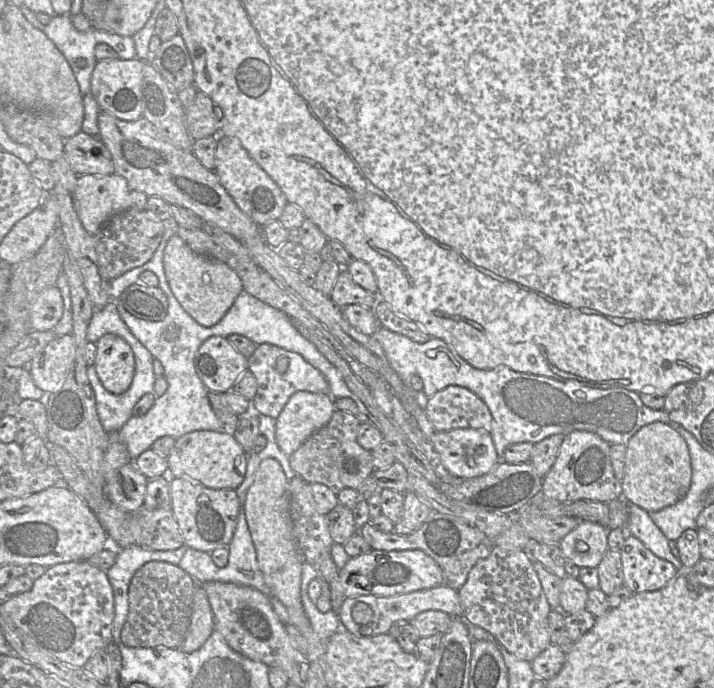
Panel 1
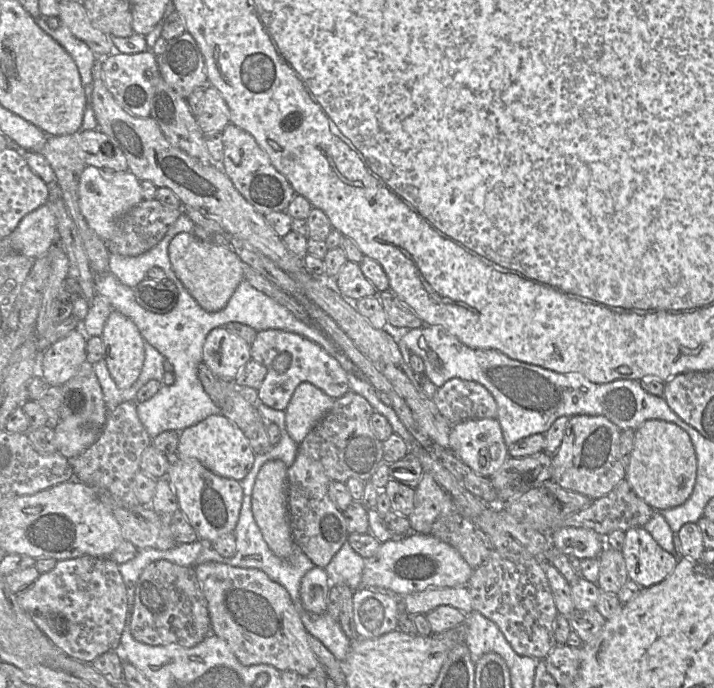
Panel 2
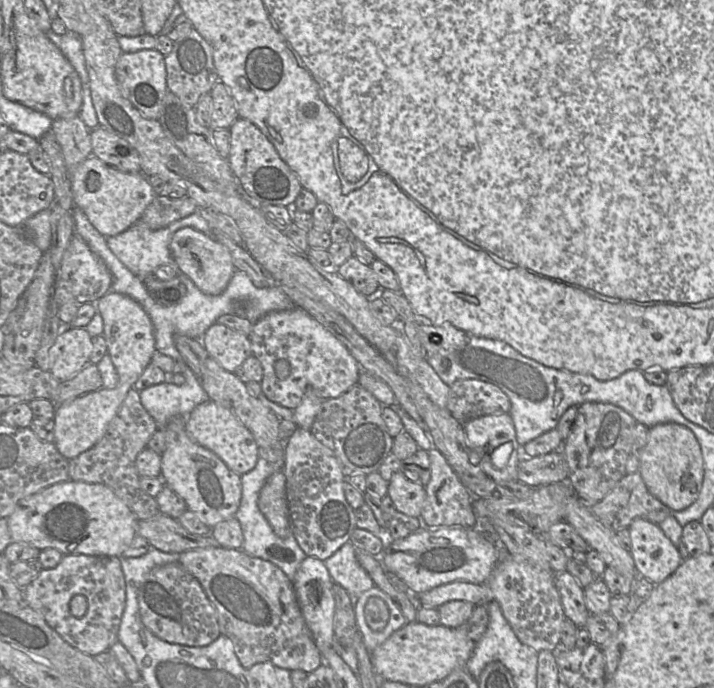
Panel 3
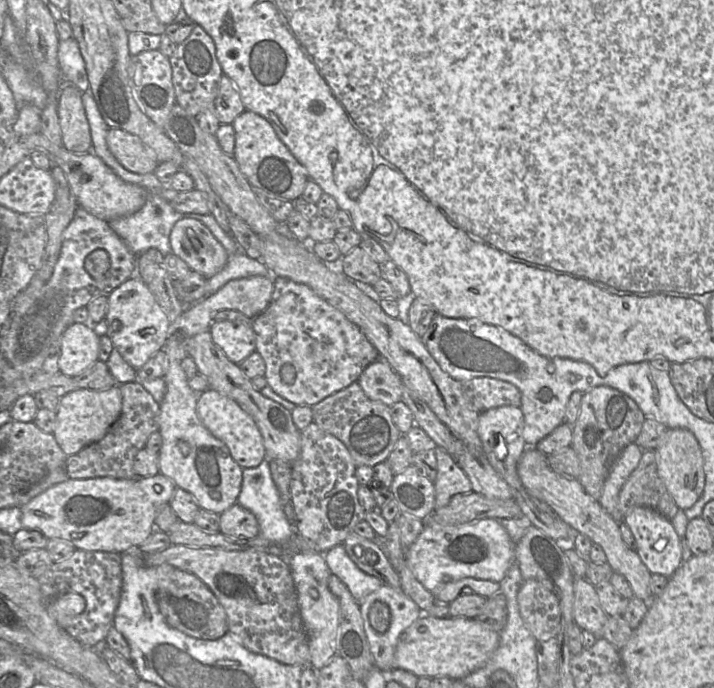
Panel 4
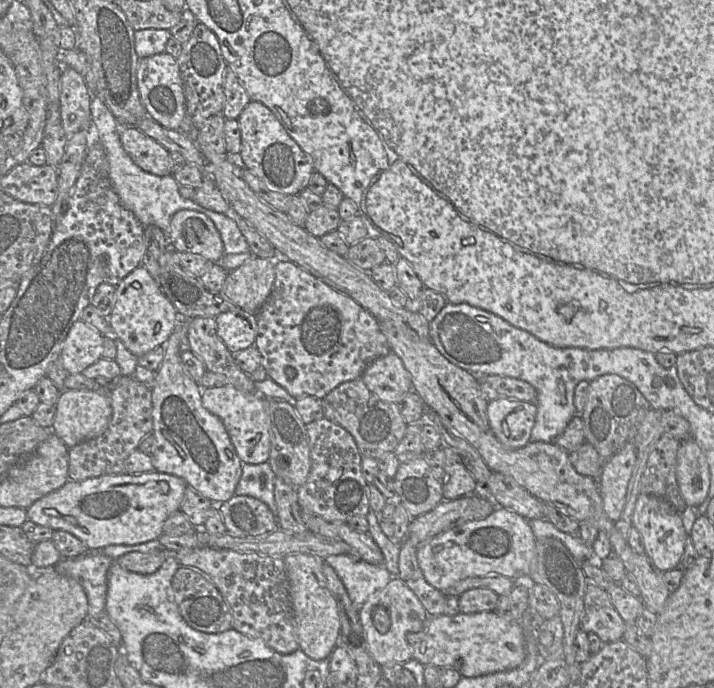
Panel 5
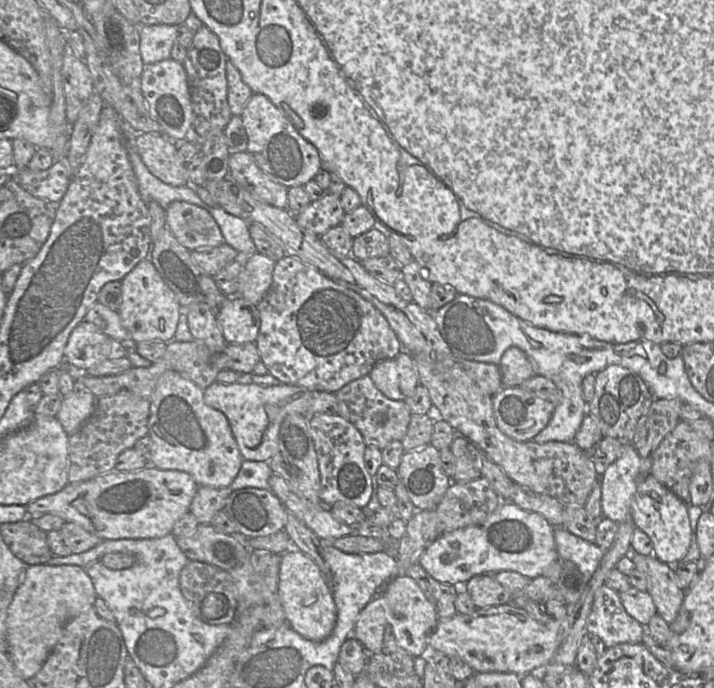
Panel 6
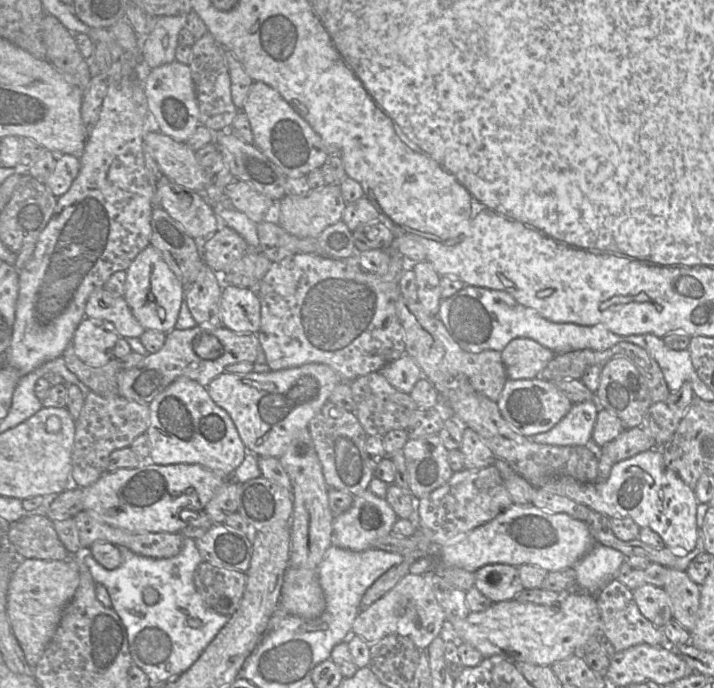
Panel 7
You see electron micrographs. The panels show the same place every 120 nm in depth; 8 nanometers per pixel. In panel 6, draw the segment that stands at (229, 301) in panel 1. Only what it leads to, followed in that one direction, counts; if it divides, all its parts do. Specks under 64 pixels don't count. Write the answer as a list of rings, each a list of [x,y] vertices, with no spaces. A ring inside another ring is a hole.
[[[173,201],[166,210],[166,224],[178,242],[190,251],[213,248],[224,242],[212,215],[186,201]]]

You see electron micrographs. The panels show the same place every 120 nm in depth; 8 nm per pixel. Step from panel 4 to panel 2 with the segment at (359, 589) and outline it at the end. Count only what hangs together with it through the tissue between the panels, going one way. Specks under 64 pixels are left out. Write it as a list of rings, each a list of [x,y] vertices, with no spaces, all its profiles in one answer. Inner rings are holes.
[[[346,541],[324,568],[333,585],[345,585],[357,590],[362,585],[364,558]]]

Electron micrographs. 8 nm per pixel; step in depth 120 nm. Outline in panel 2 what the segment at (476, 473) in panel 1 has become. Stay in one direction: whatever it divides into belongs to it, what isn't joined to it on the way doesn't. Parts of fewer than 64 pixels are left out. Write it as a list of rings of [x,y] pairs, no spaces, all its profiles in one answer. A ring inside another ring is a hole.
[[[496,418],[467,420],[453,425],[449,449],[483,477],[491,477],[509,458],[509,448]]]

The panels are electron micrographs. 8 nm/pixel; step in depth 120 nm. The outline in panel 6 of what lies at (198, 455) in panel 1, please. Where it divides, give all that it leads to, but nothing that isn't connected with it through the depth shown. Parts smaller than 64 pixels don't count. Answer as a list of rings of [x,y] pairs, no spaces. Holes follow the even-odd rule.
[[[215,381],[204,389],[204,402],[225,414],[243,459],[269,462],[278,450],[278,435],[282,421],[291,413],[310,417],[309,408],[314,392],[319,391],[284,383],[262,386],[251,382],[224,384]]]

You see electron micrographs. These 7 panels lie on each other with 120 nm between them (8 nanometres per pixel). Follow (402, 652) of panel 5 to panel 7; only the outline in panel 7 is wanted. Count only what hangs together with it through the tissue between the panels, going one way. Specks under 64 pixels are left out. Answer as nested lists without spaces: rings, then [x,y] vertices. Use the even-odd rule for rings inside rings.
[[[408,573],[383,597],[360,610],[351,632],[367,643],[377,642],[390,634],[398,634],[408,637],[419,650],[426,651],[437,636],[446,633],[446,628],[445,613],[425,576]]]

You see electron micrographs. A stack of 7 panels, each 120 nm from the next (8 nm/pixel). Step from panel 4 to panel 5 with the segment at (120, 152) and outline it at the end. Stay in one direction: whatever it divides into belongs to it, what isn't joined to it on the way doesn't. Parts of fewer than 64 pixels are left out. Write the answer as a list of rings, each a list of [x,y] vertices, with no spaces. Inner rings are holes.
[[[122,127],[120,139],[133,162],[146,172],[170,175],[170,151],[137,127]]]

